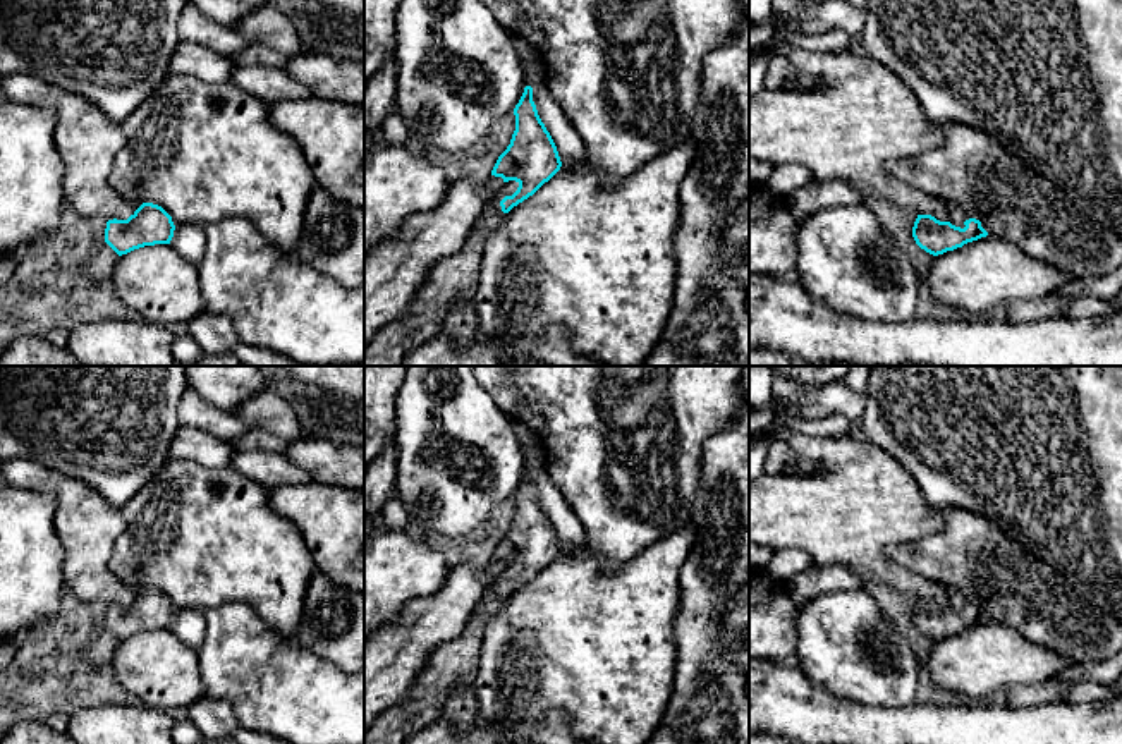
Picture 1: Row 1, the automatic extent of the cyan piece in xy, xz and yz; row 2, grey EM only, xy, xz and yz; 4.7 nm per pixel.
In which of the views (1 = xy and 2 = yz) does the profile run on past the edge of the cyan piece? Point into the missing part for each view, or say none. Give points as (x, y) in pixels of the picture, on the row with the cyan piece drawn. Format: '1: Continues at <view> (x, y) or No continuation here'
1: No continuation here
2: Continues at yz (957, 213)

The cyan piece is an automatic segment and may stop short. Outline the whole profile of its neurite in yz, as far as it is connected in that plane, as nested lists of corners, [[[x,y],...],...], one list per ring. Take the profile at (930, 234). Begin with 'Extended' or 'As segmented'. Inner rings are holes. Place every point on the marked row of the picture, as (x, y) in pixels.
Extended. [[[957,203],[950,204],[950,218],[947,222],[940,222],[931,215],[918,215],[912,227],[916,244],[933,256],[954,251],[986,235],[988,232],[981,227],[981,222],[971,218]]]

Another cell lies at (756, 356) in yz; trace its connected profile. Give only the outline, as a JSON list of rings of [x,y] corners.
[[[749,347],[749,366],[861,366],[861,364],[838,361],[809,363],[785,351]]]

